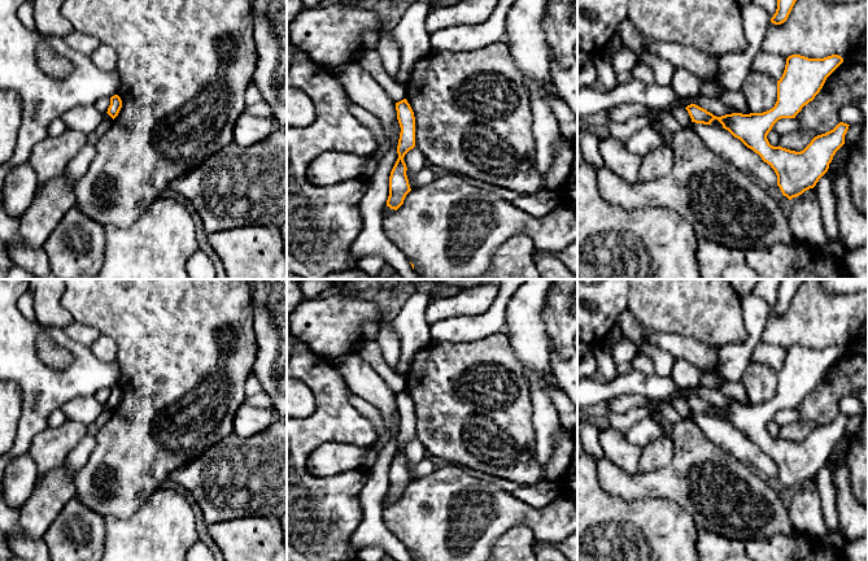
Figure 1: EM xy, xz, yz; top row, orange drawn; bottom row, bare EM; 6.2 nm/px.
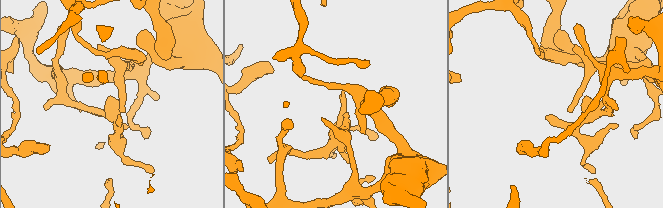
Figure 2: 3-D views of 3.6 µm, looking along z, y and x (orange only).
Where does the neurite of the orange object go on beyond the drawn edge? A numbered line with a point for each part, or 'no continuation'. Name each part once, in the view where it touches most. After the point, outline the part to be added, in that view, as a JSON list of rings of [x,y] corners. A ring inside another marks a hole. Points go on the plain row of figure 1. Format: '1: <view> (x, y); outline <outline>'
no continuation

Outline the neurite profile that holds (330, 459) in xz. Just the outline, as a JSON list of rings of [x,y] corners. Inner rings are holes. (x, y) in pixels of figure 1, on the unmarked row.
[[[323,443],[309,456],[307,469],[315,477],[331,477],[353,469],[368,470],[378,456],[374,447]]]

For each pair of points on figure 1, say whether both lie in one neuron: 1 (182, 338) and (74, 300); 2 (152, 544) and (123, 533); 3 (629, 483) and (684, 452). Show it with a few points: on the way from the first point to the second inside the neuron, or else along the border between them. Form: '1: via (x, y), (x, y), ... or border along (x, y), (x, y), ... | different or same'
1: via (155, 311), (144, 300), (101, 300) | same
2: via (145, 544), (135, 544), (130, 539) | same
3: via (645, 483), (659, 483), (675, 468) | same

